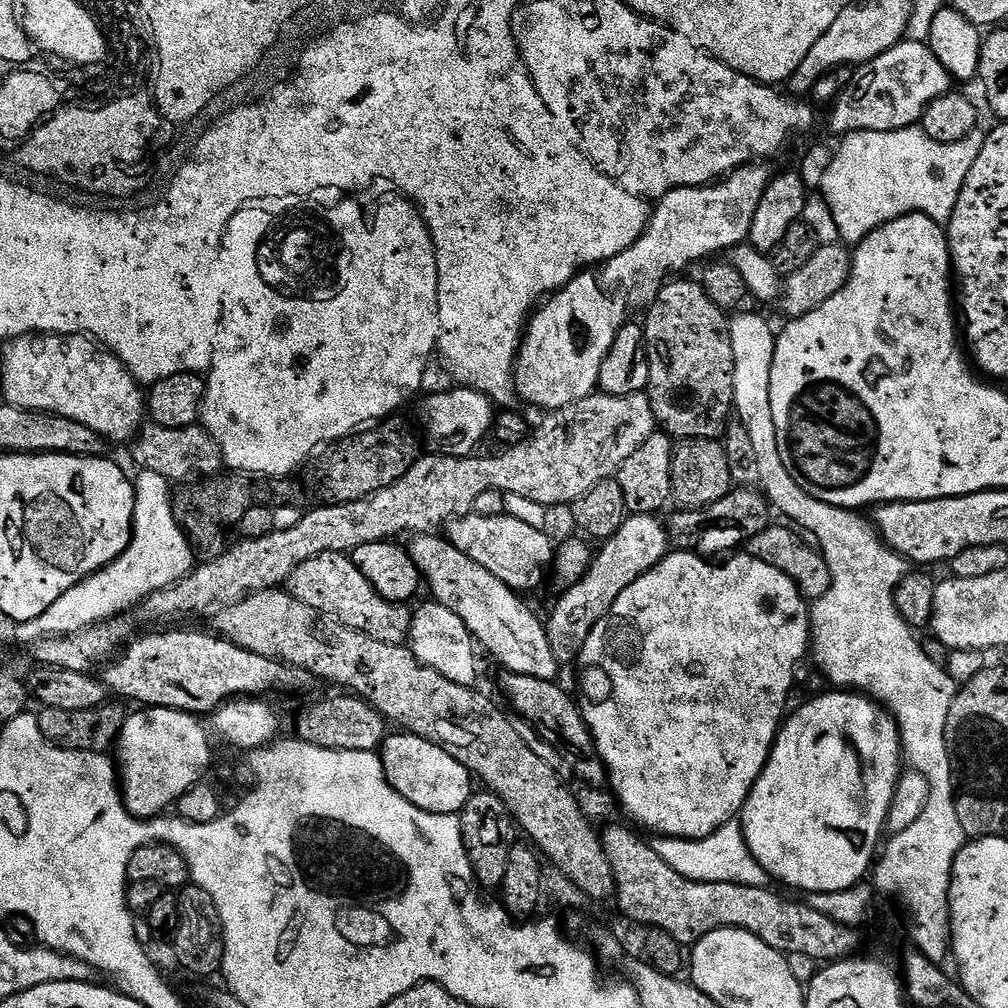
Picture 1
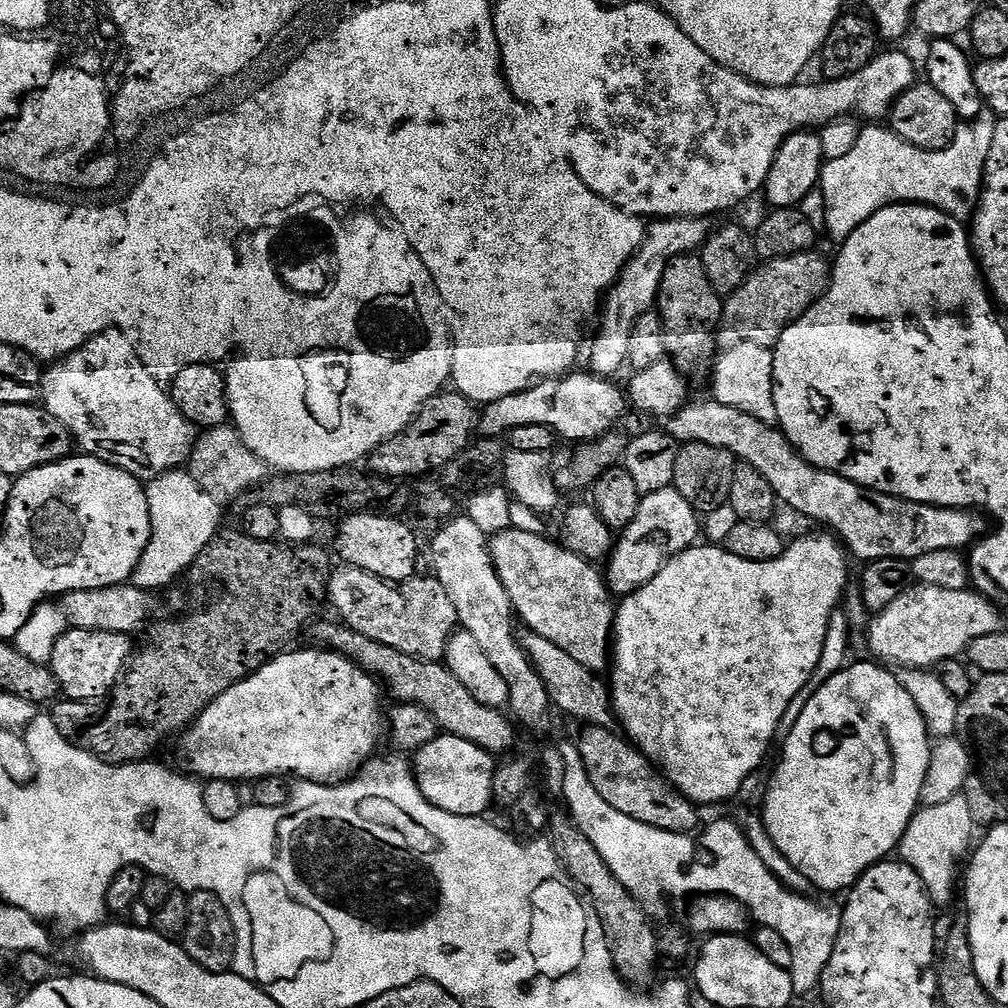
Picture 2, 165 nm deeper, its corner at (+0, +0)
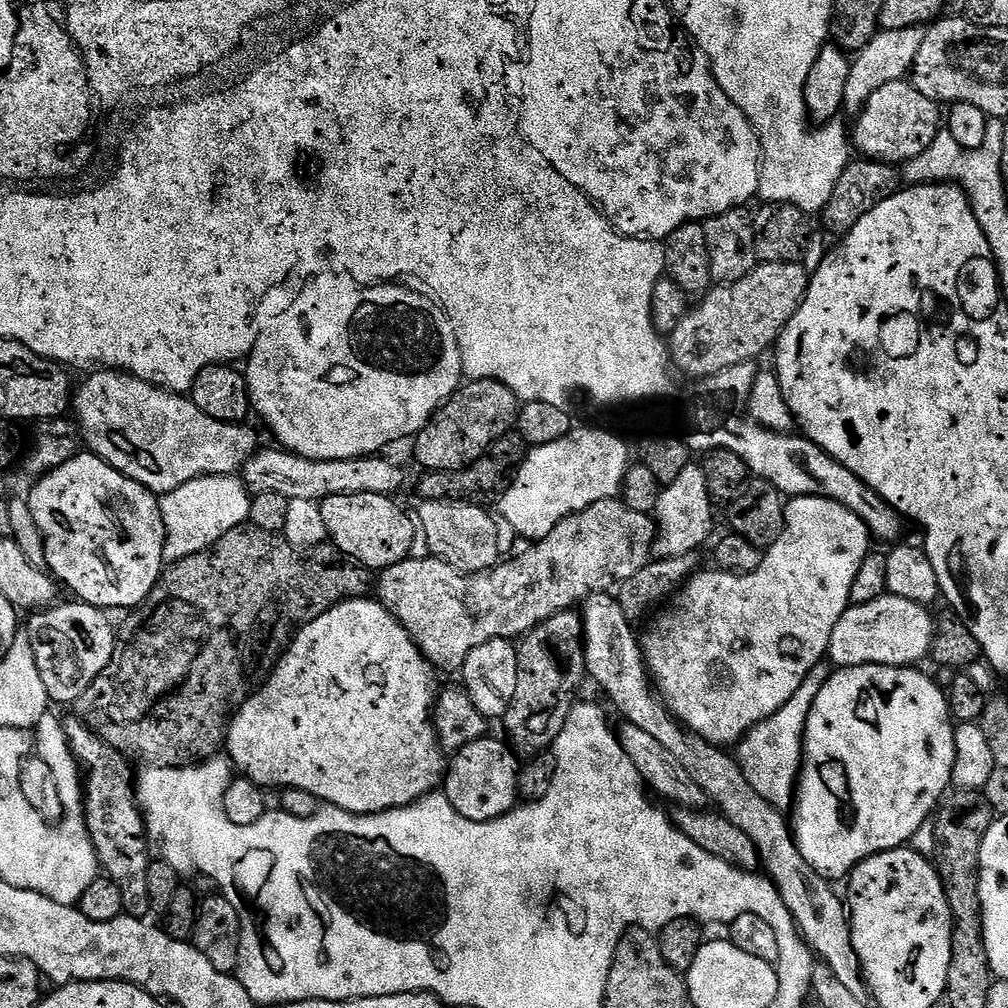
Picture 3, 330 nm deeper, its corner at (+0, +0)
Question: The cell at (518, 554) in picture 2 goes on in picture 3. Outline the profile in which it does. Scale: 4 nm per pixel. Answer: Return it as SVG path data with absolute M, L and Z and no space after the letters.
M596 593L589 596L583 603L582 619L584 622L584 661L585 671L587 675L602 688L606 690L607 696L616 706L617 710L624 716L622 717L627 723L630 723L643 731L650 734L666 749L666 754L670 754L670 758L674 758L674 762L682 770L686 770L686 774L690 774L690 778L694 778L694 782L698 782L698 786L704 791L705 797L709 801L712 800L717 804L719 815L726 817L730 822L734 822L734 826L738 826L738 830L742 830L742 834L746 834L746 838L750 838L750 842L754 842L756 852L760 856L760 862L763 871L766 873L767 879L776 885L780 892L782 902L786 902L786 910L790 910L790 914L794 918L794 922L798 926L801 936L808 943L809 948L822 961L827 971L834 978L838 978L838 982L842 982L842 986L846 986L846 990L850 990L850 994L854 998L867 1001L870 993L867 983L862 975L860 959L852 945L852 925L850 917L846 911L846 904L843 899L836 897L836 892L831 883L825 877L819 876L806 862L806 858L800 856L800 851L794 839L793 829L786 821L785 813L774 810L774 806L770 806L764 798L758 793L752 791L752 787L744 781L744 776L740 772L739 767L730 757L726 756L717 745L709 744L703 740L701 736L694 732L689 732L664 705L664 701L652 687L652 679L644 661L643 649L641 648L639 639L632 634L633 625L628 621L622 613L619 601L611 593Z

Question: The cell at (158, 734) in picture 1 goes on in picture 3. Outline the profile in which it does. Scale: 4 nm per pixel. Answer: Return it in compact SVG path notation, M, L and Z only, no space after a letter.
M361 598L359 600L342 600L335 604L326 614L314 618L292 639L280 663L276 665L271 676L253 692L252 697L242 705L240 711L232 717L228 725L226 752L237 773L253 780L265 790L283 790L297 788L314 794L325 805L340 808L355 816L372 816L376 812L389 812L392 808L405 808L414 804L433 791L446 775L446 760L442 755L440 743L436 741L436 730L432 727L432 710L434 691L432 692L432 675L434 669L428 659L418 650L408 631L380 605L379 599Z

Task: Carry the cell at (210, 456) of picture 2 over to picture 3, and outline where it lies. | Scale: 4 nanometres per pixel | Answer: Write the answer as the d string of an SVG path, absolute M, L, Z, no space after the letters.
M279 446L261 447L245 462L242 469L244 487L252 496L282 494L288 501L325 500L338 494L382 494L395 497L404 488L404 472L387 460L387 455L359 456L353 460L311 460L295 456Z

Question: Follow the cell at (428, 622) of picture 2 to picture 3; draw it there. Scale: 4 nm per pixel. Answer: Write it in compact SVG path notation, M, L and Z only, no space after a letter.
M613 498L594 502L586 510L570 514L546 538L535 541L527 550L505 559L486 572L465 574L445 560L409 558L383 569L378 576L380 605L410 634L418 650L428 659L433 669L459 673L466 658L478 646L491 640L523 638L546 618L559 612L575 609L596 593L611 593L626 578L634 578L654 556L656 546L655 519L649 514L630 510L623 499Z

